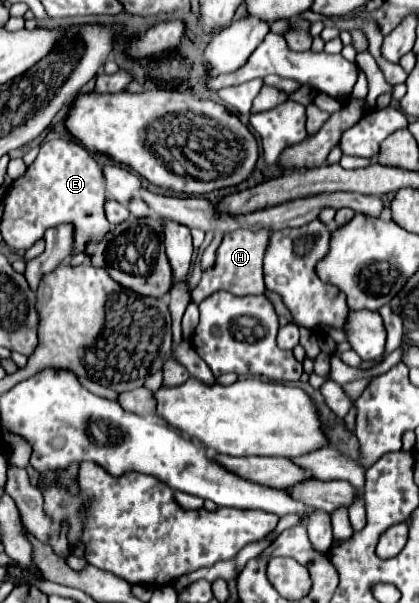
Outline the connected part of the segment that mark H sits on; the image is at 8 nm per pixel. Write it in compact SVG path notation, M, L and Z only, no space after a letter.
M238 229L236 233L224 233L222 243L216 249L216 263L208 271L202 273L202 279L198 287L192 291L192 301L202 303L206 297L210 297L216 291L230 291L234 295L260 295L264 293L264 255L266 245L270 243L270 235L260 229Z

